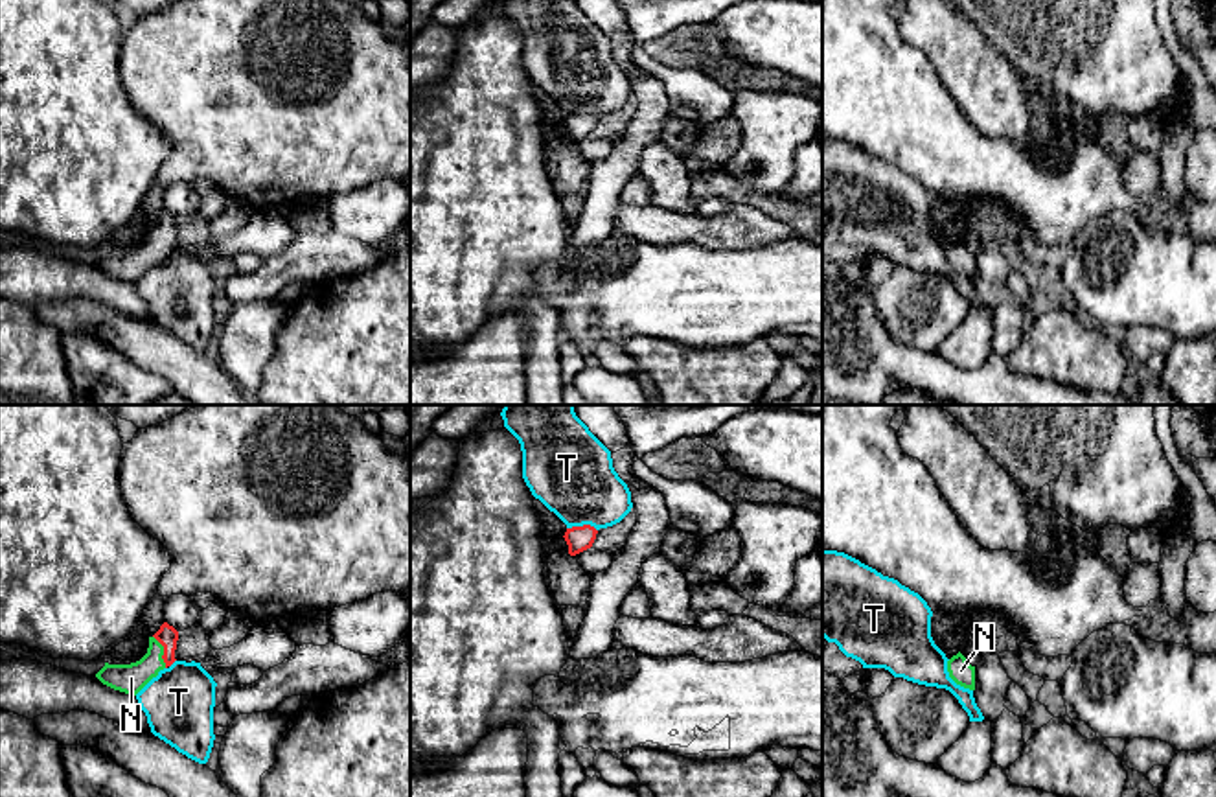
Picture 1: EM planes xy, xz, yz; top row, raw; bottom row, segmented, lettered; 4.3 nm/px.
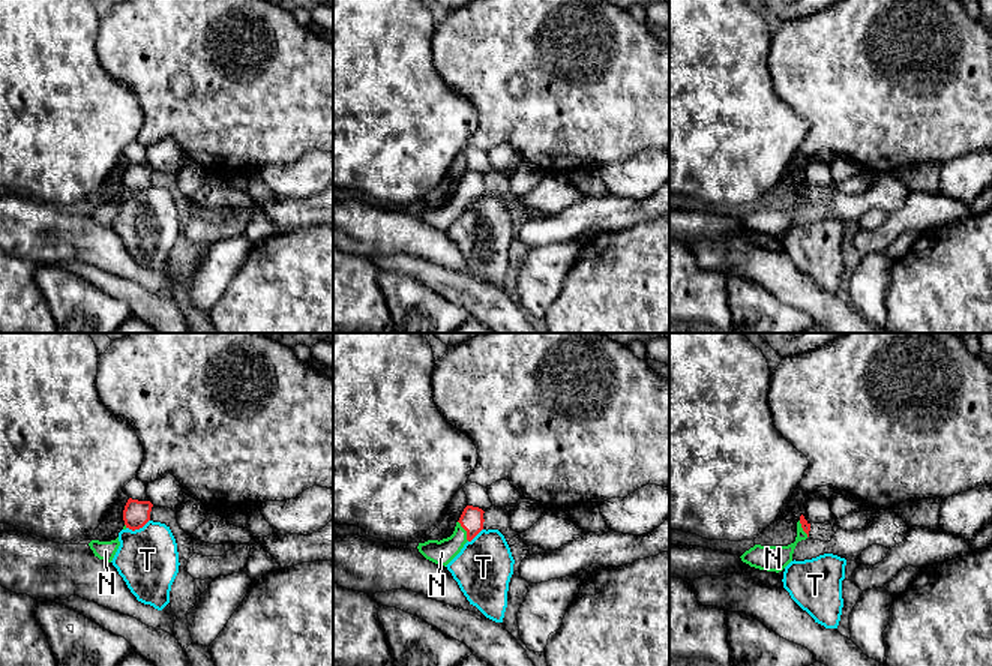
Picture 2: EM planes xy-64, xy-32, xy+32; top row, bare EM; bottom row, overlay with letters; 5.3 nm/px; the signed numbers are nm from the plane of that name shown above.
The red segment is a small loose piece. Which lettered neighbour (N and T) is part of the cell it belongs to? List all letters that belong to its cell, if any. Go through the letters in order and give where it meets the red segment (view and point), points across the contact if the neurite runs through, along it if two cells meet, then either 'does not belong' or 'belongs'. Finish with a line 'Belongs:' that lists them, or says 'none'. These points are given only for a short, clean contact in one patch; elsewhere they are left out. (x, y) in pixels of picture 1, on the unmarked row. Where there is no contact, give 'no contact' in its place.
N: contact xy (164, 240); way xy (166, 223), (164, 240), (131, 265); belongs
T: contact xz (582, 115); does not belong
Belongs: N

